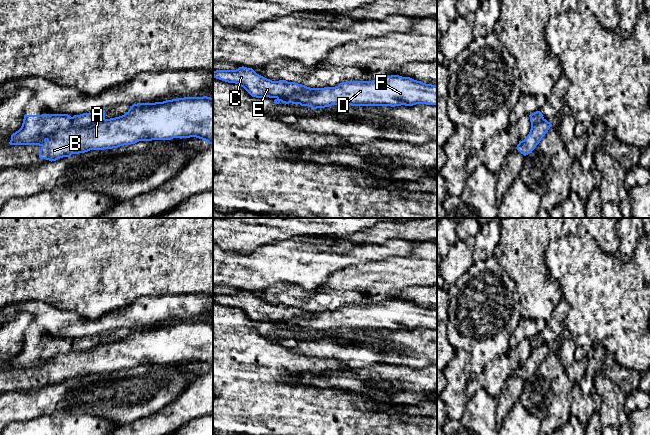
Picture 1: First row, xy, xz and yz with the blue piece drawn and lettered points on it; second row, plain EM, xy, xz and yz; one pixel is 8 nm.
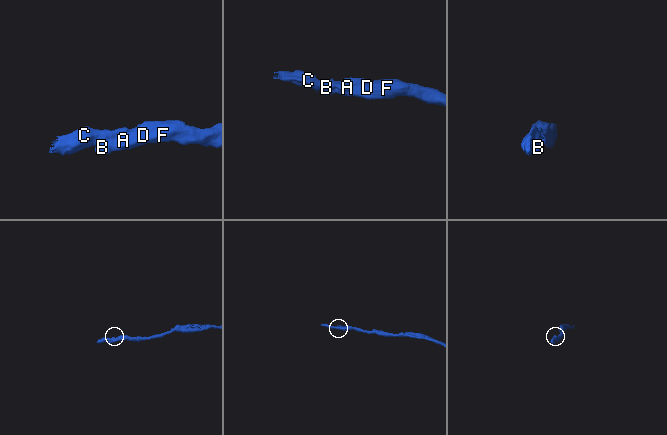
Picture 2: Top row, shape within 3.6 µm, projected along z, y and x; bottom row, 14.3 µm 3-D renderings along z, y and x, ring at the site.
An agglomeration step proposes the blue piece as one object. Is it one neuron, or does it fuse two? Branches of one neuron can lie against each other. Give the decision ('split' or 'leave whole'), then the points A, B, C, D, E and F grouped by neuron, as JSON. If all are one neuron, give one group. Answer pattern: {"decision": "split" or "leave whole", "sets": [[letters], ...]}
{"decision": "split", "sets": [["A", "B", "D", "F"], ["C", "E"]]}

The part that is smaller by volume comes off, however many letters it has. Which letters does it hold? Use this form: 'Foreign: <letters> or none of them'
Foreign: C, E

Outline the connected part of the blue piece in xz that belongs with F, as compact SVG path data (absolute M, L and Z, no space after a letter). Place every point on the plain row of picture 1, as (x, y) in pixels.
M391 299L372 305L346 305L335 311L313 312L308 319L294 317L274 324L276 328L280 326L300 328L313 333L332 329L437 329L437 309L426 308L410 301Z

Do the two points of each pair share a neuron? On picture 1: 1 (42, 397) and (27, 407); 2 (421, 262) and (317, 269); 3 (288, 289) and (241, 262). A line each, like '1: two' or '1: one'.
1: one
2: two
3: two

